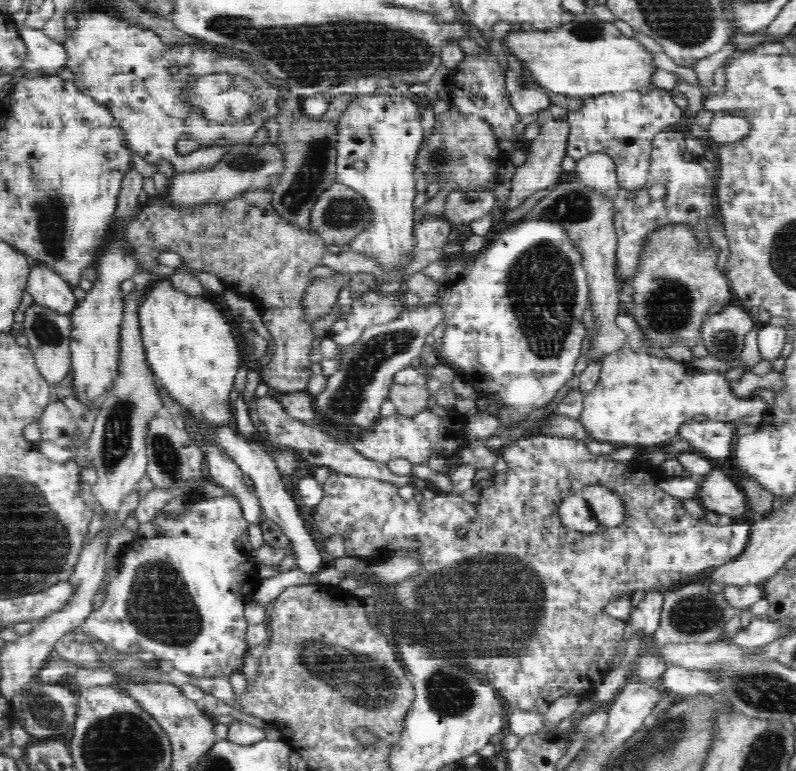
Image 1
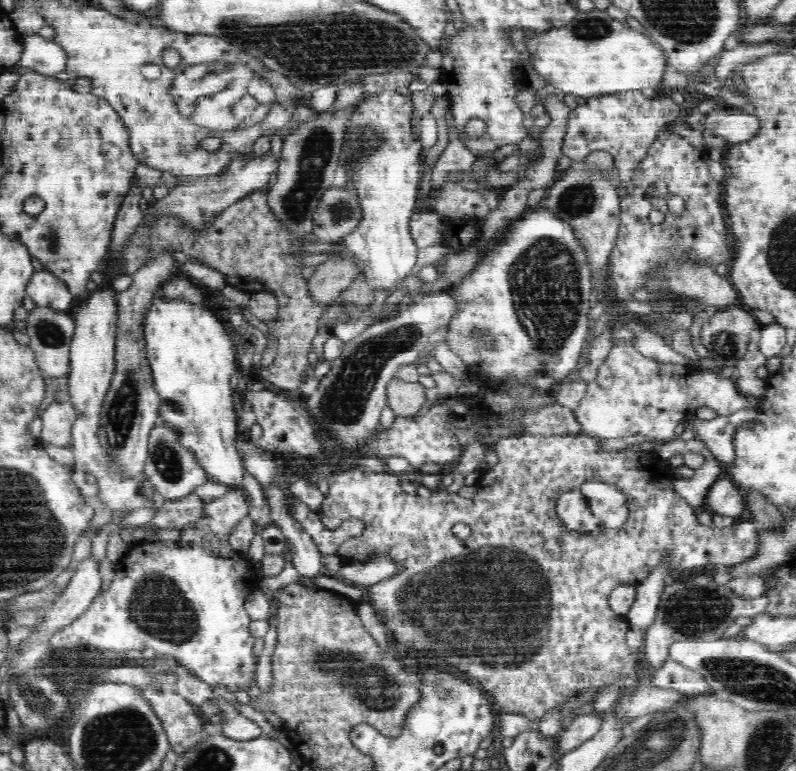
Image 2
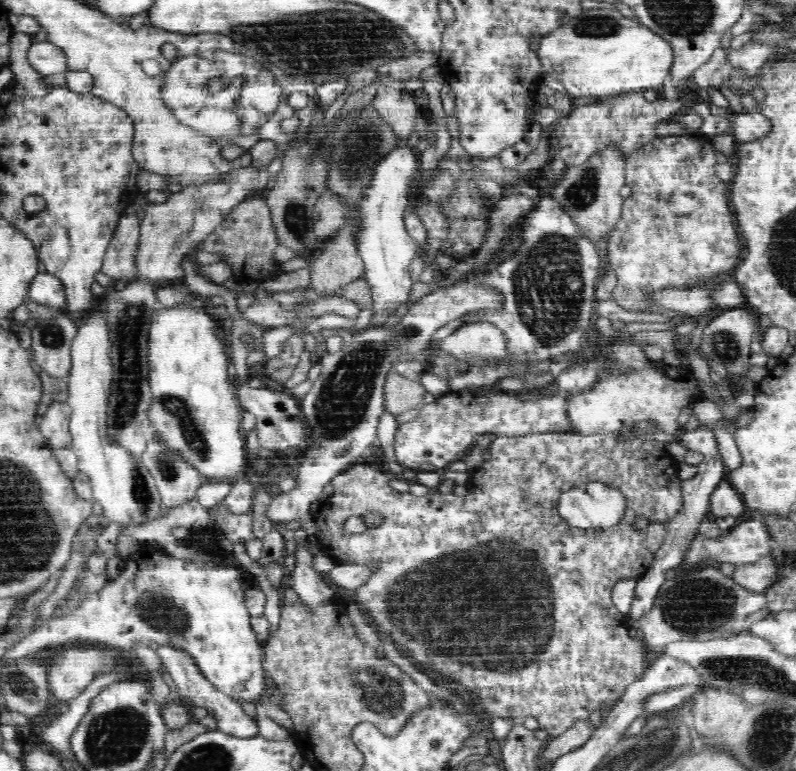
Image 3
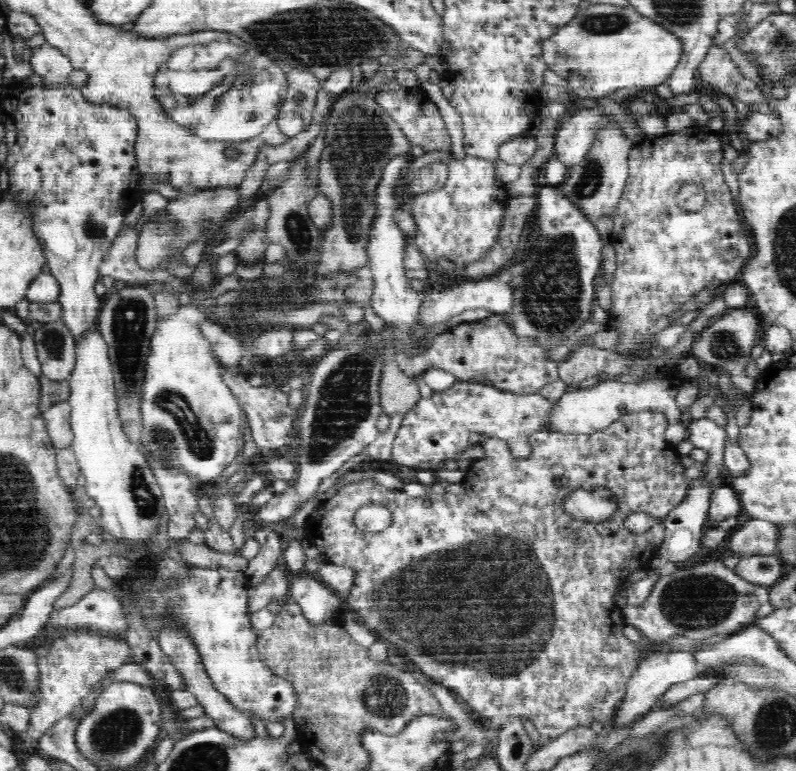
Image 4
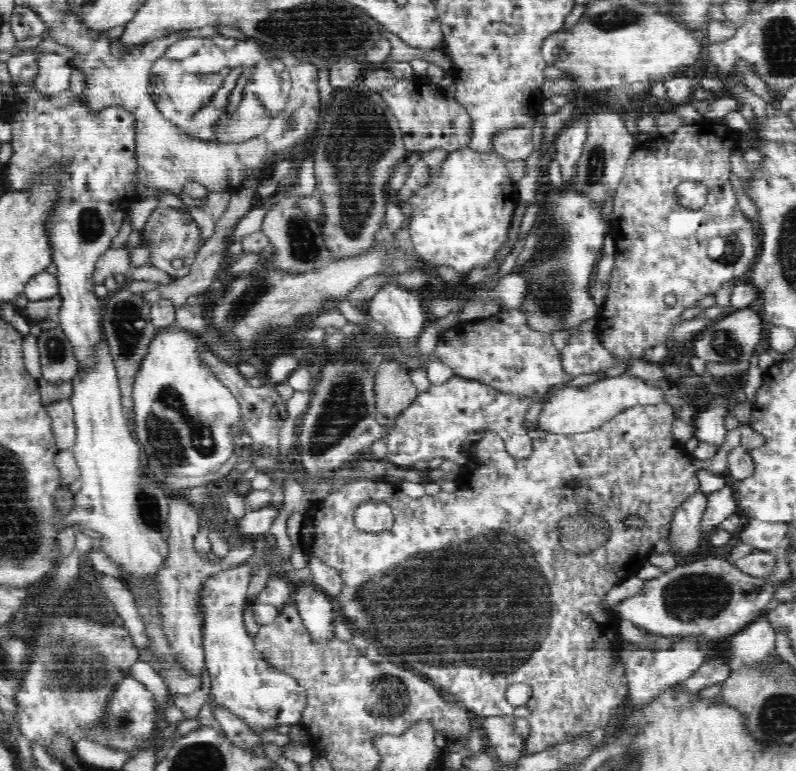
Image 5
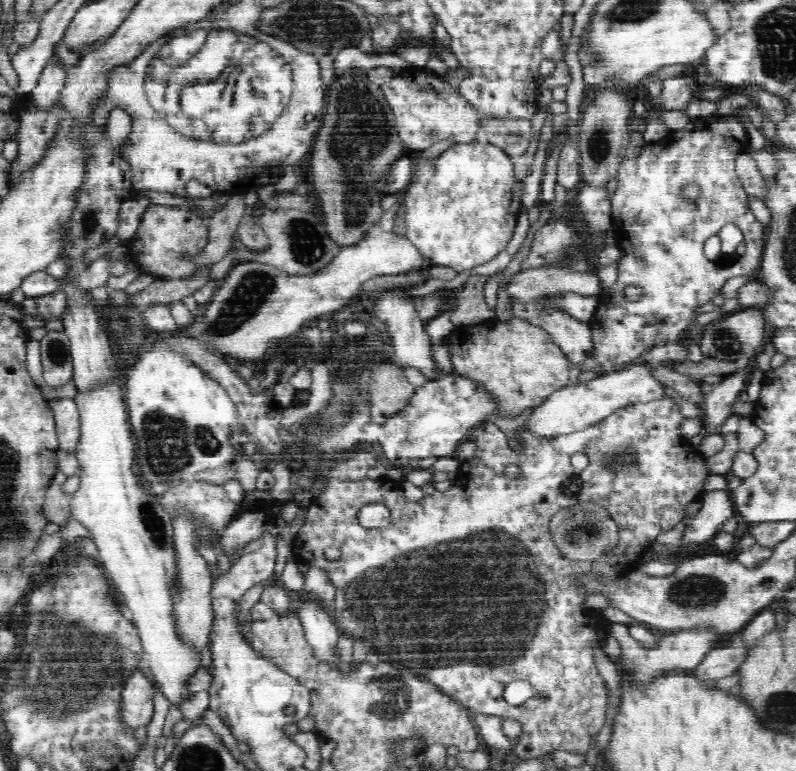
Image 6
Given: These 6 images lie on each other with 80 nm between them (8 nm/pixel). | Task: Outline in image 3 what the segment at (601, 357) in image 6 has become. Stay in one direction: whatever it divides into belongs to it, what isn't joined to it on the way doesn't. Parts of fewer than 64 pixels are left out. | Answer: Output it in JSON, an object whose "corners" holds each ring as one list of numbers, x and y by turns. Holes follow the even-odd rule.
{"corners":[[704,134,696,140,678,135,656,137,652,142,644,144,638,152,625,156,625,184,630,186,631,194,623,200,621,216,608,240,606,258,610,269,616,274,618,286,613,290,612,297,618,306,644,312,646,308,650,308,650,302,646,302,648,292,658,292,663,288,696,288,696,282,700,278,712,278,718,272,728,272,745,259,744,252,748,248,744,244,744,248,740,250,738,246,738,232,732,210,728,206,729,185,716,178,714,164,716,150],[679,193,696,199,698,208,690,214,676,215,667,200]]}

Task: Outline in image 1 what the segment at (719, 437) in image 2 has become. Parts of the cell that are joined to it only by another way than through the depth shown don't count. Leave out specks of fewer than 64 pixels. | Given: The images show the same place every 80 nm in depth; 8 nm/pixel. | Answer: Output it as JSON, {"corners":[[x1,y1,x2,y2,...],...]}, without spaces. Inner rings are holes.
{"corners":[[740,416,738,420,726,422,690,419,680,426,678,436,687,440,693,451,701,453,710,461,732,460,732,453,734,452,732,440,737,426,749,422,751,421,748,416]]}

